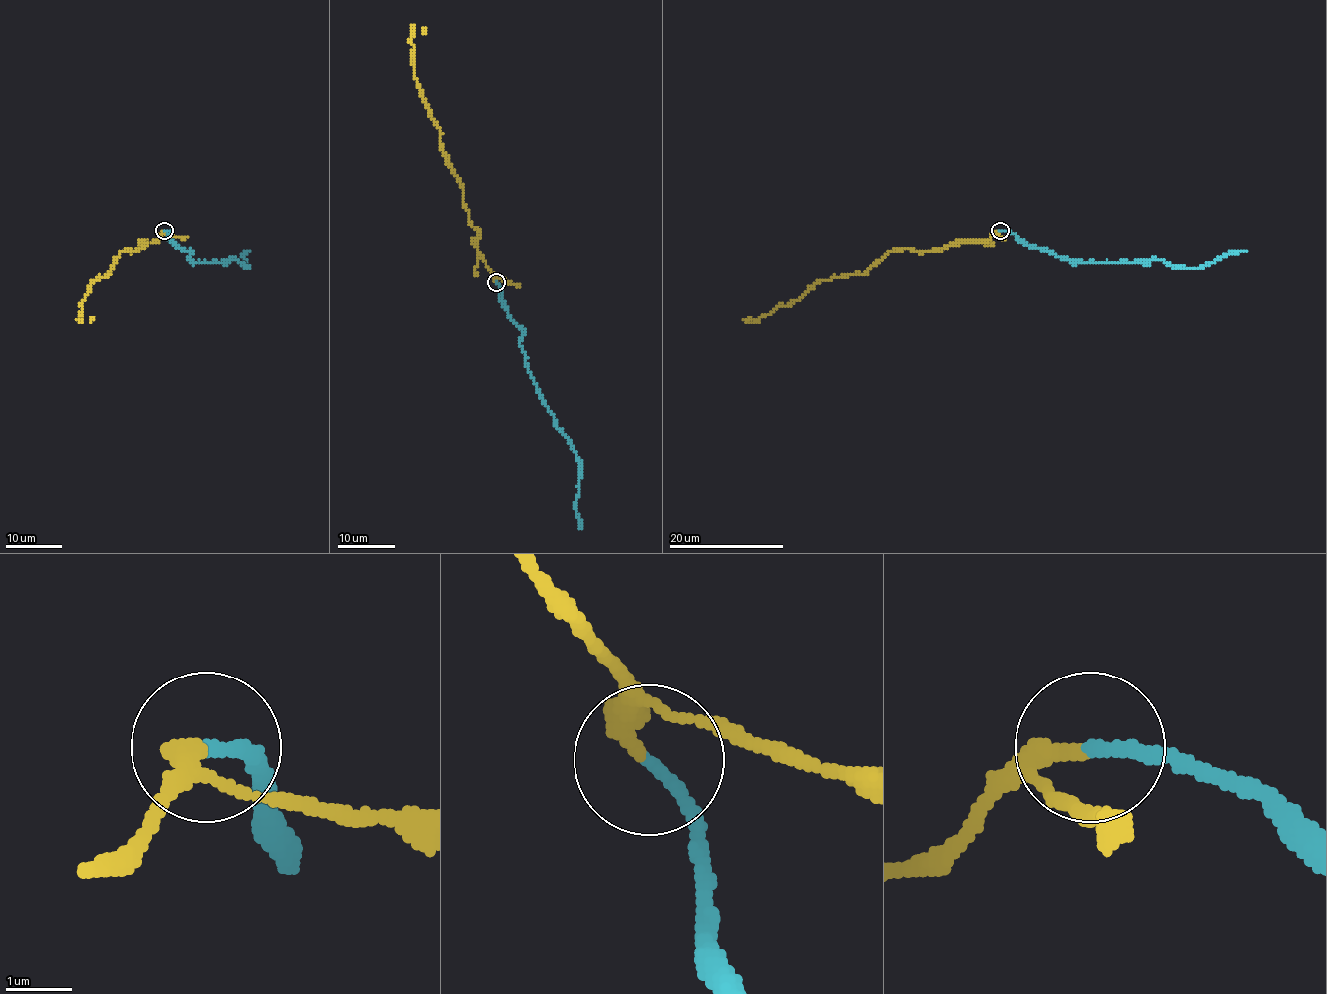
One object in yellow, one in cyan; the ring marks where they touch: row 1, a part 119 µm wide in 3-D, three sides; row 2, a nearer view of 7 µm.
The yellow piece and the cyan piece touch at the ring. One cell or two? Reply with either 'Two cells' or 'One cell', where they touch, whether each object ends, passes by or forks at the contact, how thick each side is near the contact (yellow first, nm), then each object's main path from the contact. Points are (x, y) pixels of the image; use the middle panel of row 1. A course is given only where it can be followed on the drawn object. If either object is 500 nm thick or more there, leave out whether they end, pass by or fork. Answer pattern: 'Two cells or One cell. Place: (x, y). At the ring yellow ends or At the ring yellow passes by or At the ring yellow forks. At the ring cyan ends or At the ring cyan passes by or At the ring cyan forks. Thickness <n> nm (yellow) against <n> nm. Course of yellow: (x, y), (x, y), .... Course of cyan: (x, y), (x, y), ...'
Two cells. Place: (496, 282). At the ring yellow passes by. At the ring cyan ends. Thickness 240 nm (yellow) against 180 nm. Course of yellow: (496, 282), (476, 246), (479, 231), (469, 221), (463, 186), (414, 76), (410, 41), (422, 27). Course of cyan: (496, 282), (508, 317), (523, 331), (520, 347), (537, 393), (579, 464), (575, 512), (581, 529)

